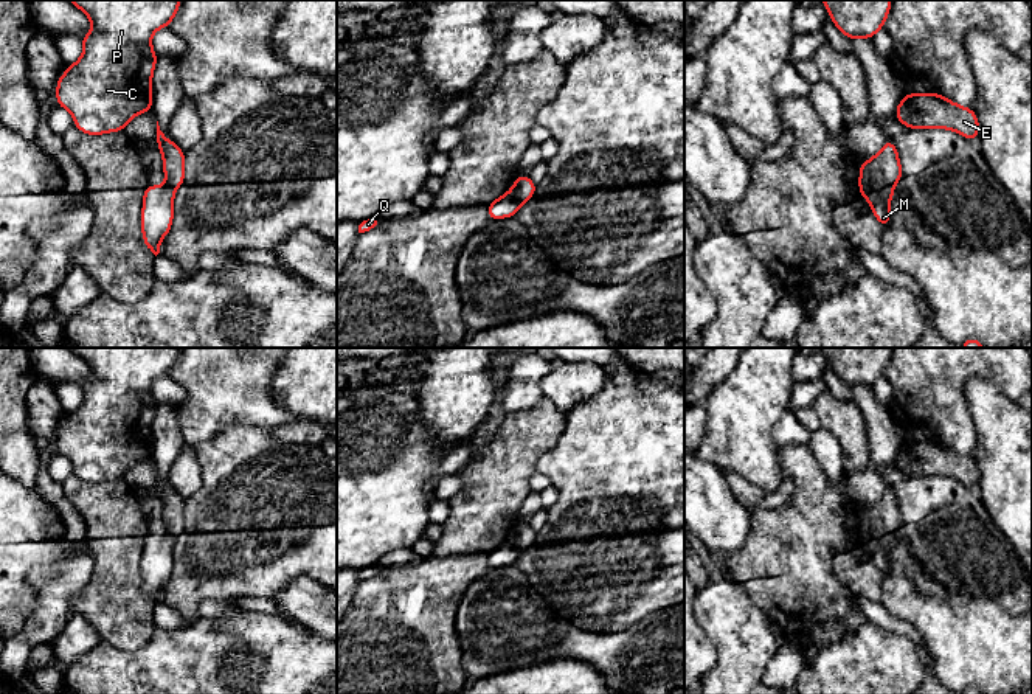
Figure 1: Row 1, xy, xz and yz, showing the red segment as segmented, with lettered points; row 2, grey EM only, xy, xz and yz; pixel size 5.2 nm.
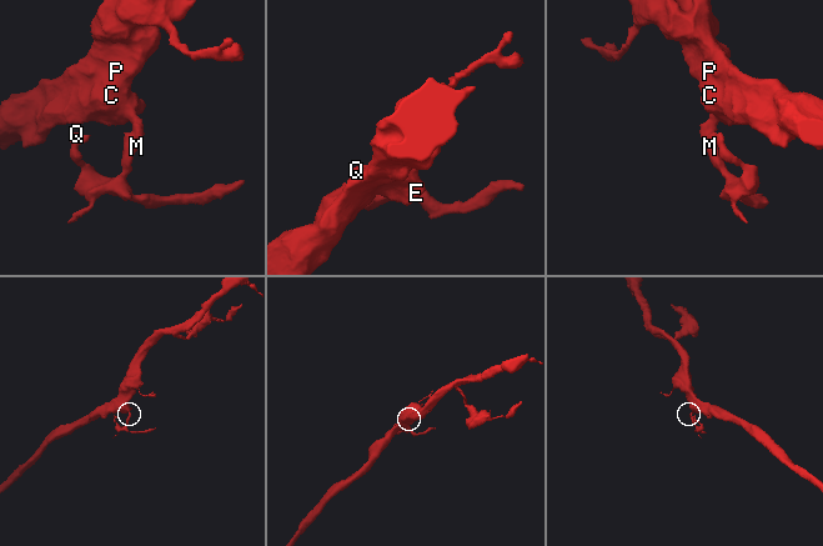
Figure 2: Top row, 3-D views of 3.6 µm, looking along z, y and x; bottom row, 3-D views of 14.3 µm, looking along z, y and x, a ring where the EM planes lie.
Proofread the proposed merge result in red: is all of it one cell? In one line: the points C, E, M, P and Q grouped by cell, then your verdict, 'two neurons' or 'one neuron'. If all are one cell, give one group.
C E P / M Q; two neurons

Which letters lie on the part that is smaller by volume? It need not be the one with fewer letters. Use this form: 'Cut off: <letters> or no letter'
Cut off: M, Q

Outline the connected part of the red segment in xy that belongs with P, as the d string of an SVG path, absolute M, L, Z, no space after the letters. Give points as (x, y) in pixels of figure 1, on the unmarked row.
M68 348L73 354L84 359L92 379L81 385L84 399L78 410L70 411L56 432L56 449L59 455L67 456L74 475L87 483L101 483L119 480L126 472L143 460L154 460L152 455L152 421L157 411L157 402L151 385L160 376L168 376L180 357L180 348Z

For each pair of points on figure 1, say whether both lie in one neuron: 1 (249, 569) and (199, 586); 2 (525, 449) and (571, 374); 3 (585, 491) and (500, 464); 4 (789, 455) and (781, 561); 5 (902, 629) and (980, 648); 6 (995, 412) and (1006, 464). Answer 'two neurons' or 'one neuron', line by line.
1: one neuron
2: two neurons
3: two neurons
4: one neuron
5: two neurons
6: one neuron

